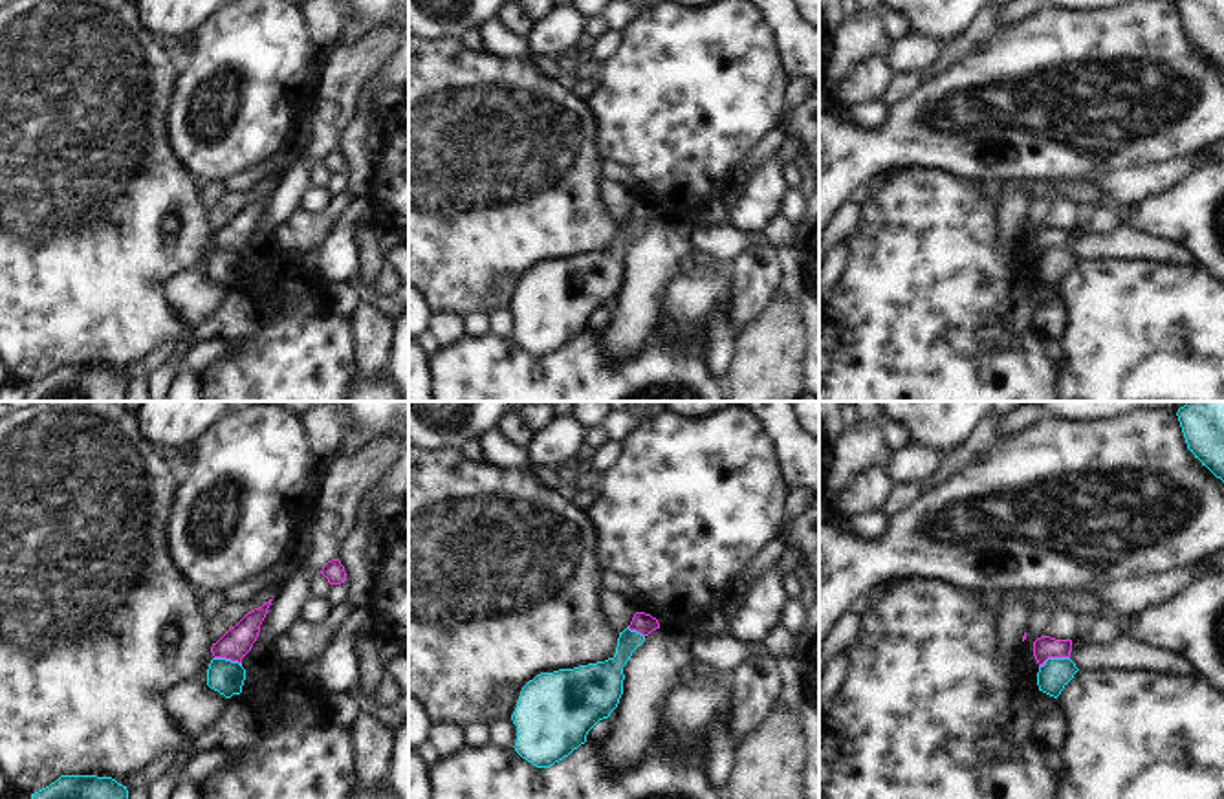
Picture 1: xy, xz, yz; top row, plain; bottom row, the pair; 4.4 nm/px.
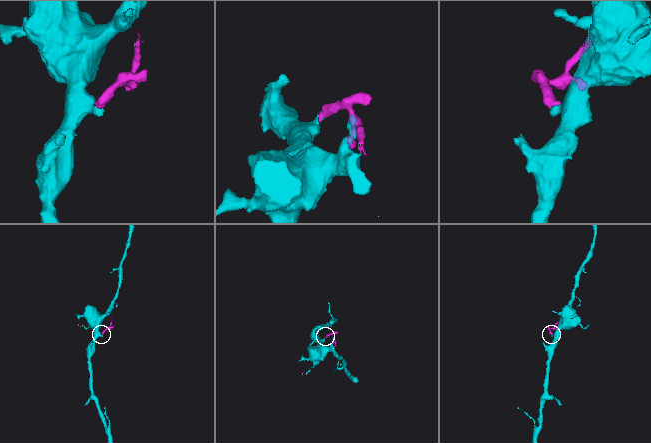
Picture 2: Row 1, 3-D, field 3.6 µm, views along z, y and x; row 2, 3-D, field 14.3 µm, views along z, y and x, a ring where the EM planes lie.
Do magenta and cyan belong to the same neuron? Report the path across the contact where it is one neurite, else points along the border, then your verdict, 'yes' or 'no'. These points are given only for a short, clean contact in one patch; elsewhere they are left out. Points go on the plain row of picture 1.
border yz (1069, 246), (1050, 246), (1039, 257); no

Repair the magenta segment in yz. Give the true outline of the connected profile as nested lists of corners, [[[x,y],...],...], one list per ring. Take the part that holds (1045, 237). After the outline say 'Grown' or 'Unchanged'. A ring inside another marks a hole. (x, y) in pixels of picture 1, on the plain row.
[[[1041,225],[1033,231],[1033,246],[1039,257],[1044,255],[1048,247],[1070,247],[1070,240],[1072,229],[1055,229],[1050,225]]]. Unchanged.

